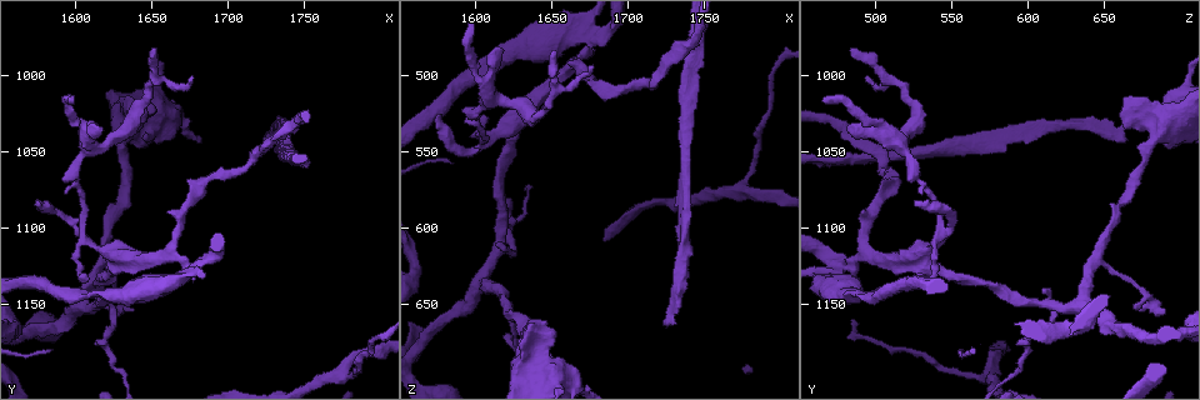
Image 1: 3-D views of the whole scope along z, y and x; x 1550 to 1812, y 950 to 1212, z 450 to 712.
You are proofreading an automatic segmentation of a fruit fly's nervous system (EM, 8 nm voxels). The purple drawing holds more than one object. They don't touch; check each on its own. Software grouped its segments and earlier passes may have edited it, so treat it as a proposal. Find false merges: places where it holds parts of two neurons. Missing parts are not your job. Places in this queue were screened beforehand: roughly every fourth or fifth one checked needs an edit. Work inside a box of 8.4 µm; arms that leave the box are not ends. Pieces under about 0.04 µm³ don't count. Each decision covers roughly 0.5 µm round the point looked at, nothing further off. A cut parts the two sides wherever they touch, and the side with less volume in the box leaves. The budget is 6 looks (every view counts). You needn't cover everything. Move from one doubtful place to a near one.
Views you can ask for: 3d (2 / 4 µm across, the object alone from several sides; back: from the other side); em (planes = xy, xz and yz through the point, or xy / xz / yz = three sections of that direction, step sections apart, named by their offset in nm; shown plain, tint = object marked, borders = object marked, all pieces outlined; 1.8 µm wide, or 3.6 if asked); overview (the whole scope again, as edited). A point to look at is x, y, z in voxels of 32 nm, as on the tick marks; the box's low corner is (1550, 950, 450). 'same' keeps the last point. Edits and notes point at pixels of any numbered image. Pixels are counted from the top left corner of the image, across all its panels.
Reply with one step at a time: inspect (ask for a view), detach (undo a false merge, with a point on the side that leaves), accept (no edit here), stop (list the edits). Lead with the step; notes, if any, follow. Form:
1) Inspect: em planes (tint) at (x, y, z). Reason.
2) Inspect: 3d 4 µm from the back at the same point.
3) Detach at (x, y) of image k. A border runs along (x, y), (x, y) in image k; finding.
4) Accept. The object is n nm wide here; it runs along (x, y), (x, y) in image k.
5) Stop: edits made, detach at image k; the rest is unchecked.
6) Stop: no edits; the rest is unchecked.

Inspect: em planes (tint) at (1606, 1106, 540). Sharp bend.

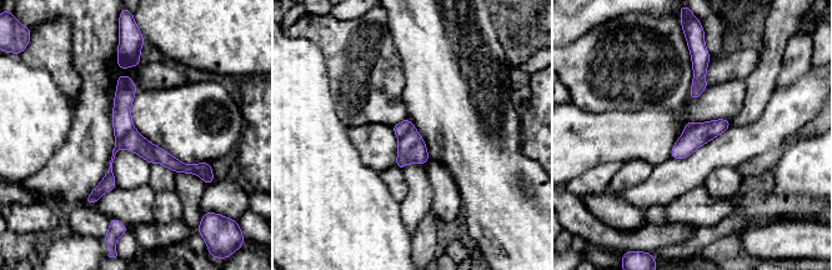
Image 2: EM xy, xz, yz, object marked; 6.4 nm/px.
Detach at (123, 123) of image 2. The object is 150 nm wide here; a second neuron is stuck on.

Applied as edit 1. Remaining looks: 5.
Inspect: overview. See it whole again.

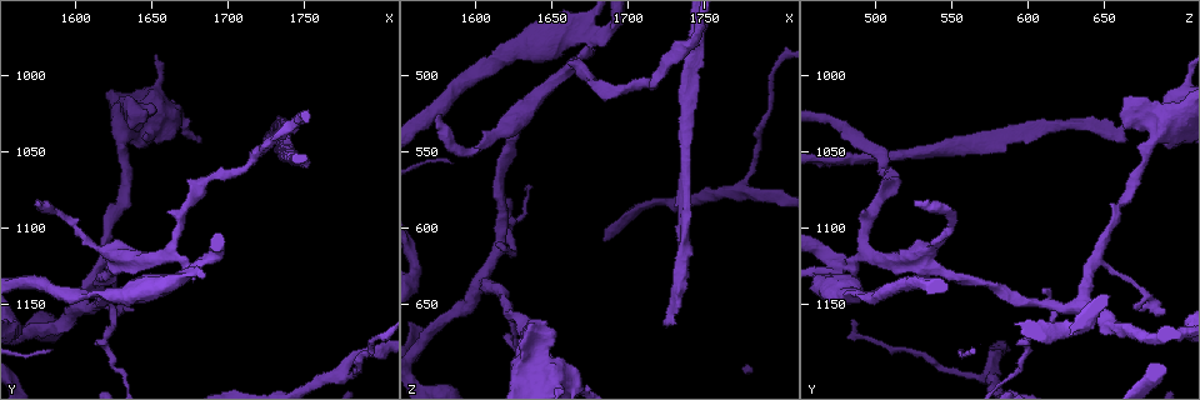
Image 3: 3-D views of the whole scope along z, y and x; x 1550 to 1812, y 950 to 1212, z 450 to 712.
Inspect: em 3.6 µm planes (plain) at (1614, 1150, 612). Arms part here.

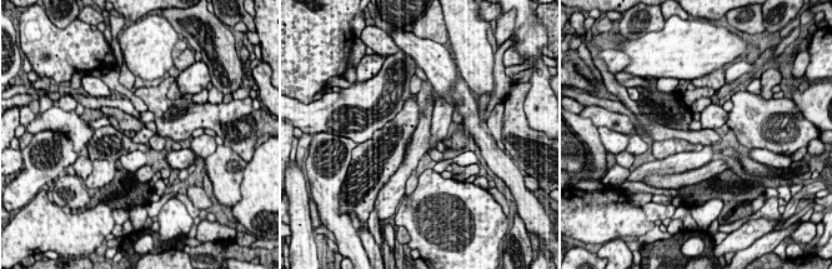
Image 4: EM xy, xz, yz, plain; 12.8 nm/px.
Inspect: em 3.6 µm planes (tint) at the same point. With the object marked.

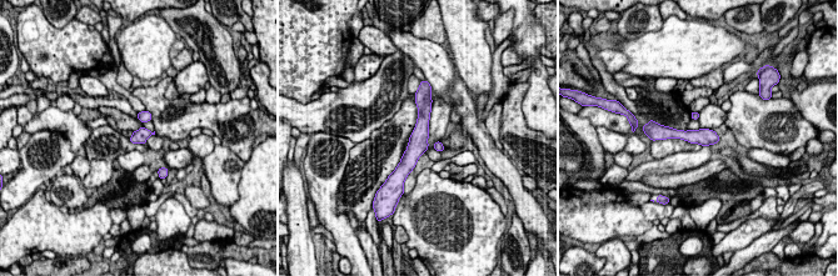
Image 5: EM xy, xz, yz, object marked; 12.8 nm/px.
Accept. It runs along (419, 101), (423, 125), (404, 170) in image 5; all the same neuron.

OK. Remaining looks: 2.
Inspect: em xz step 16 (borders) at (1674, 1124, 478). Four arms meet.

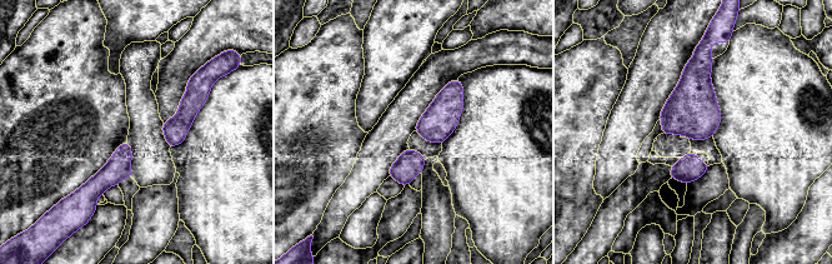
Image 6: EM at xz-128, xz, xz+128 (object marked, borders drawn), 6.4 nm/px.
Accept. Continuous, no second neuron.

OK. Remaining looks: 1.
Stop: edits made, detach at image 2; the rest is unchecked.

